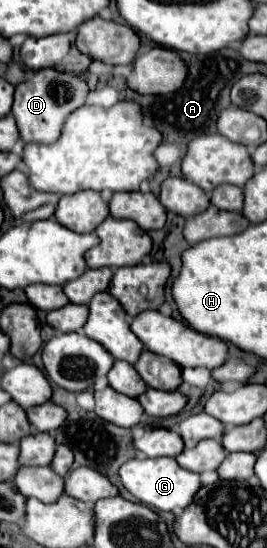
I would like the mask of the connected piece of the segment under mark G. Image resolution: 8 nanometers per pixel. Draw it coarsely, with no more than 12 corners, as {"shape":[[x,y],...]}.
{"shape":[[170,457],[130,459],[122,485],[146,507],[180,513],[202,487]]}

